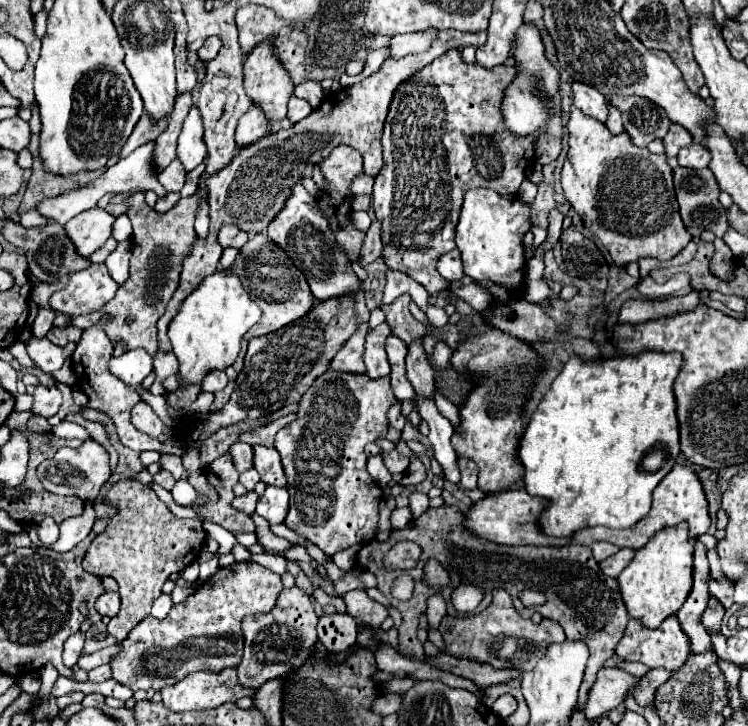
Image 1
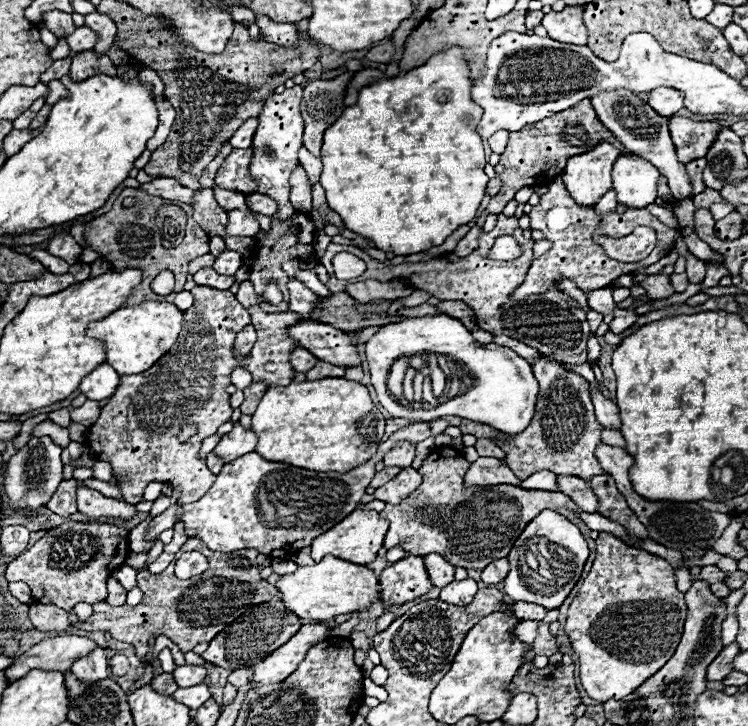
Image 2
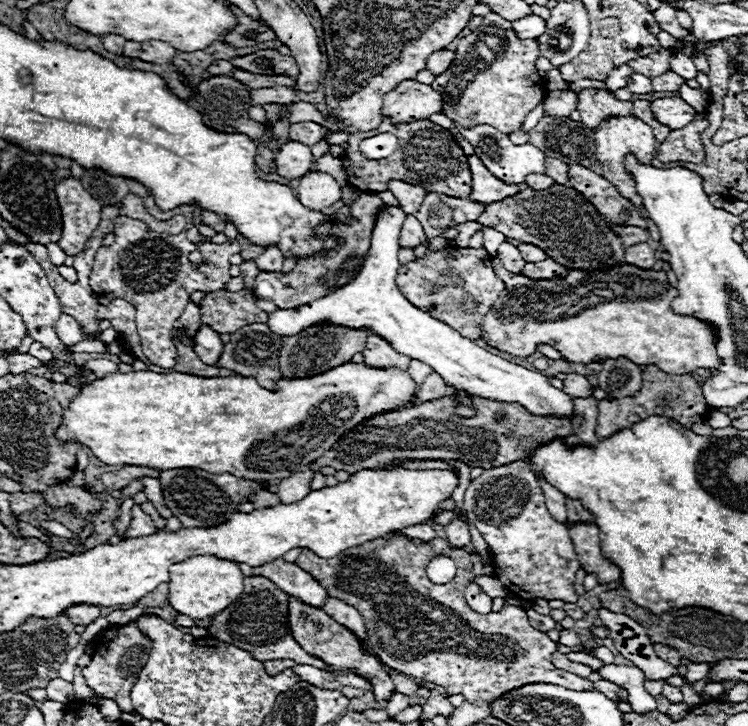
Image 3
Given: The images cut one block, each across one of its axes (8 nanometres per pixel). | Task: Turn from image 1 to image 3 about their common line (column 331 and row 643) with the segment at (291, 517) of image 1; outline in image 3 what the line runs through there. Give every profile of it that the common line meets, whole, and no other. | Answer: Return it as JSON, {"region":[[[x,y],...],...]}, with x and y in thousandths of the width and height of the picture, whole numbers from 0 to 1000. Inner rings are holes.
{"region":[[[532,736],[527,741],[511,741],[511,744],[497,744],[495,749],[473,752],[447,769],[428,769],[414,758],[404,758],[396,777],[406,782],[409,788],[414,788],[420,799],[425,799],[441,821],[463,826],[465,832],[473,832],[479,843],[484,843],[489,854],[492,887],[519,920],[540,926],[559,937],[580,939],[596,948],[599,959],[618,956],[623,967],[642,970],[642,972],[647,970],[647,978],[650,978],[650,970],[655,964],[663,964],[687,948],[727,939],[727,942],[746,942],[754,948],[773,948],[773,950],[786,950],[786,953],[797,950],[797,953],[805,953],[807,959],[816,959],[816,964],[824,964],[824,950],[826,950],[824,942],[813,937],[789,939],[770,928],[741,920],[735,912],[735,904],[743,898],[743,884],[738,884],[727,871],[709,862],[701,837],[674,832],[668,843],[655,843],[650,848],[634,843],[620,826],[623,804],[634,799],[628,760],[618,755],[602,755],[602,749],[594,741],[580,741],[575,747],[556,752],[545,738]],[[580,766],[599,766],[610,774],[612,788],[604,804],[588,807],[572,799],[570,780]]]}

